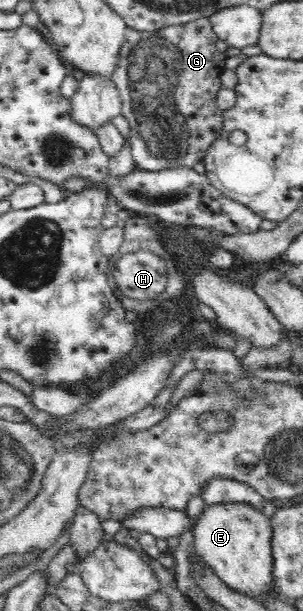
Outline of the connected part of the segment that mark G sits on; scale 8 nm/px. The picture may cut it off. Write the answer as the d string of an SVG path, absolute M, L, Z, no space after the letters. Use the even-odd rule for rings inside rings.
M199 18L183 25L171 25L154 32L140 32L127 28L116 57L112 81L119 91L122 111L131 127L131 151L137 166L144 170L192 168L202 161L215 141L220 139L223 111L217 106L221 88L219 75L225 68L228 56L215 47L215 35L208 18Z

